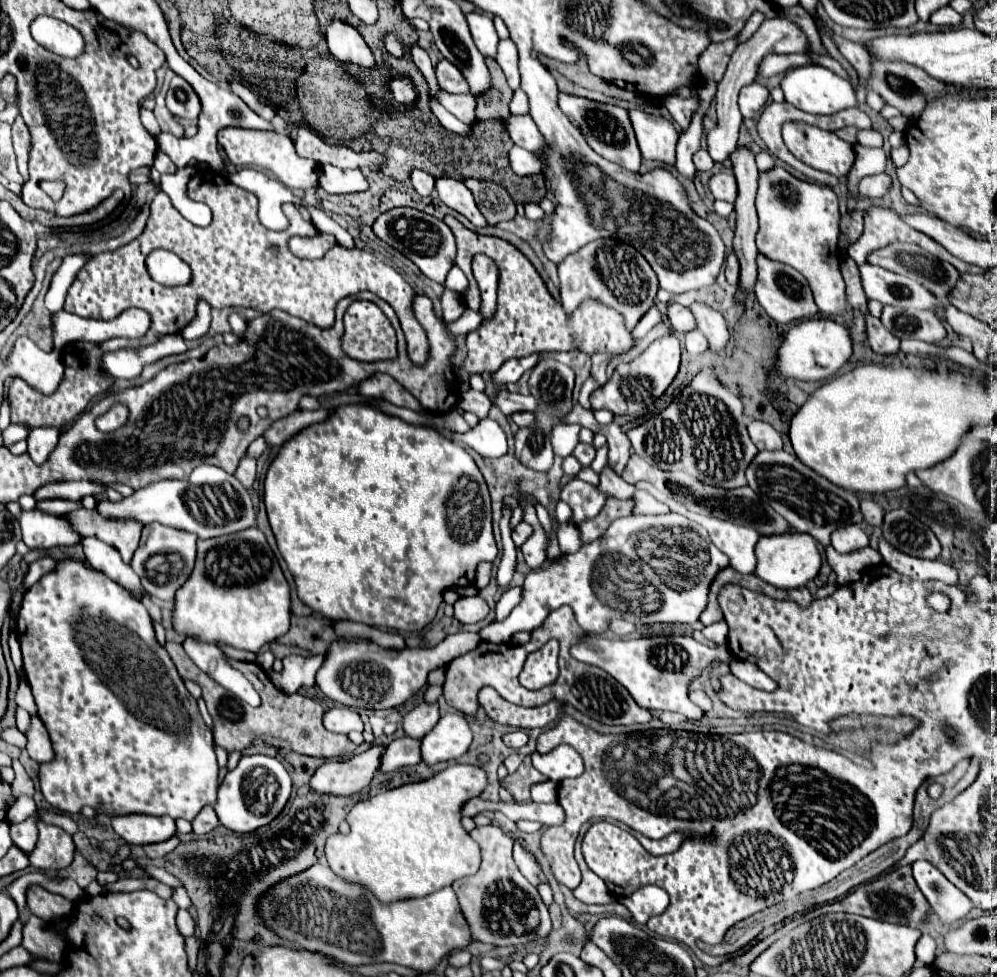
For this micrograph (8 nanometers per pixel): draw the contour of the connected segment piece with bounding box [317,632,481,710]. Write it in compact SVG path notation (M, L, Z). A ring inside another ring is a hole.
M457 632L447 636L435 648L405 648L405 650L385 650L373 642L363 640L337 640L329 646L325 662L317 670L317 686L327 698L351 708L367 708L367 710L397 708L425 686L427 674L433 668L445 666L453 658L467 654L469 650L473 650L473 646L477 646L479 640L481 640L479 634Z

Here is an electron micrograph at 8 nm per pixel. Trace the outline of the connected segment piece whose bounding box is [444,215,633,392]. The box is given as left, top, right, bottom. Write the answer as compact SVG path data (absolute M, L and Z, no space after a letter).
M451 215L444 217L444 222L451 228L457 245L455 264L465 272L469 286L463 294L463 300L469 308L477 310L479 306L479 290L475 284L472 273L472 259L477 252L487 254L493 258L499 266L499 302L497 312L491 322L483 322L479 330L471 332L467 336L467 348L469 356L465 360L465 366L461 368L461 390L470 390L469 376L471 374L483 374L483 372L495 372L505 360L509 358L523 358L529 354L545 354L545 352L561 352L561 350L581 350L585 354L595 352L607 352L613 356L627 354L633 348L633 336L631 330L625 326L625 318L605 306L599 300L585 300L579 304L579 308L573 314L567 314L553 298L553 294L547 290L547 284L535 270L535 266L527 260L523 252L519 252L513 244L499 236L485 236L477 234L460 223Z

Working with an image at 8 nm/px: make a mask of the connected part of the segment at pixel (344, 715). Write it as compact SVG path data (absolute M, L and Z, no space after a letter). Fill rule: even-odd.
M345 706L327 710L323 722L325 722L325 728L331 730L331 732L341 732L341 734L347 734L347 732L351 732L351 730L363 732L361 716L359 716L355 710L345 708Z

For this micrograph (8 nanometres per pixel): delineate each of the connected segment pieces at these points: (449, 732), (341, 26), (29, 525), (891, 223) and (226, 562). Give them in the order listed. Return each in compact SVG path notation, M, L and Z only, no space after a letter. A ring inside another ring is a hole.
M461 714L443 716L433 730L421 740L421 762L433 766L437 762L459 760L471 744L471 728Z
M331 22L325 30L325 38L327 38L329 52L337 60L351 62L351 64L357 64L363 68L375 66L375 58L373 58L369 46L365 44L363 36L347 22Z
M35 510L23 512L21 518L23 542L33 548L51 548L51 546L75 546L81 536L65 522L65 518L49 516Z
M871 204L867 210L865 210L865 216L863 216L863 222L865 222L865 228L863 228L863 234L859 236L859 240L855 242L855 244L851 244L849 246L849 250L847 250L847 254L857 262L857 264L865 264L867 262L867 256L871 254L871 252L875 252L875 250L879 250L879 248L885 248L885 246L889 246L889 244L893 244L893 242L911 242L911 244L917 244L917 246L921 246L921 248L925 248L927 252L931 252L933 256L937 256L937 258L941 258L941 260L945 260L945 262L951 262L961 274L965 274L965 272L971 272L971 274L979 274L981 272L981 268L977 268L977 266L973 266L973 264L967 264L967 262L961 262L959 258L955 258L953 254L949 254L939 242L935 242L933 238L929 238L927 234L923 234L923 232L919 232L919 230L915 230L915 228L911 228L909 224L905 224L901 218L899 218L899 214L893 210L893 208L885 208L885 206L877 206L877 204Z
M259 528L197 540L195 568L175 592L171 616L175 632L199 642L225 644L257 654L269 642L287 634L289 618L289 584Z

